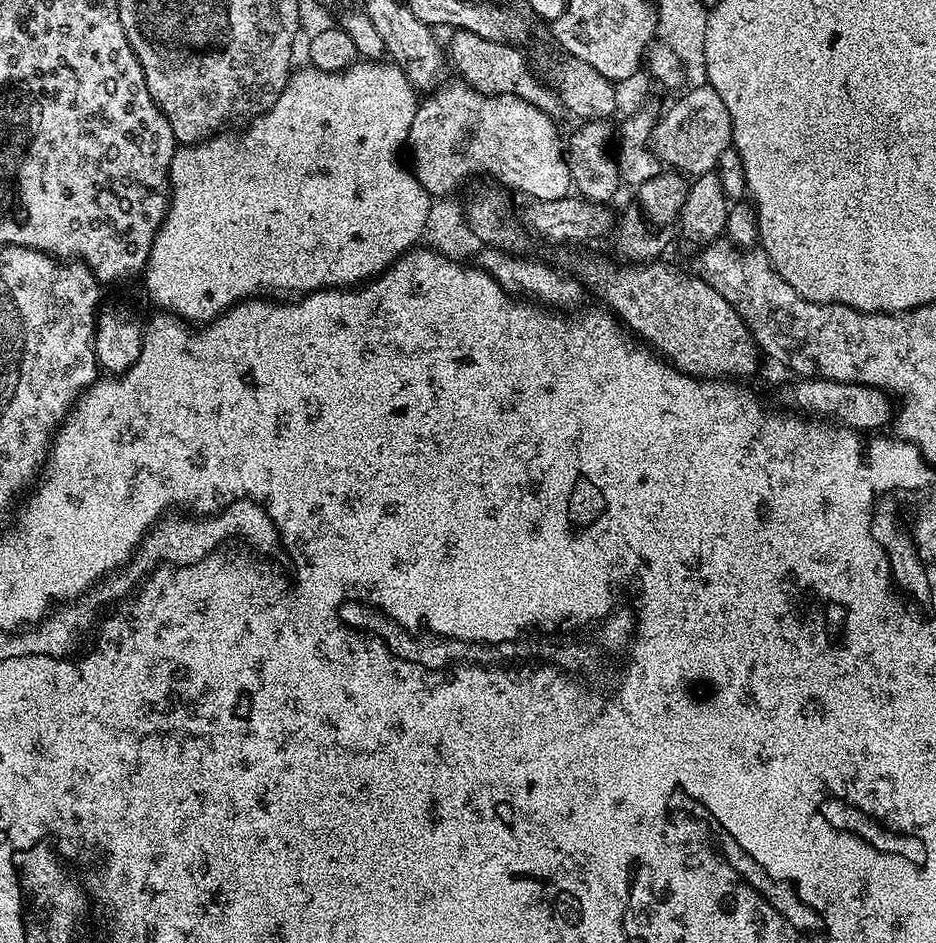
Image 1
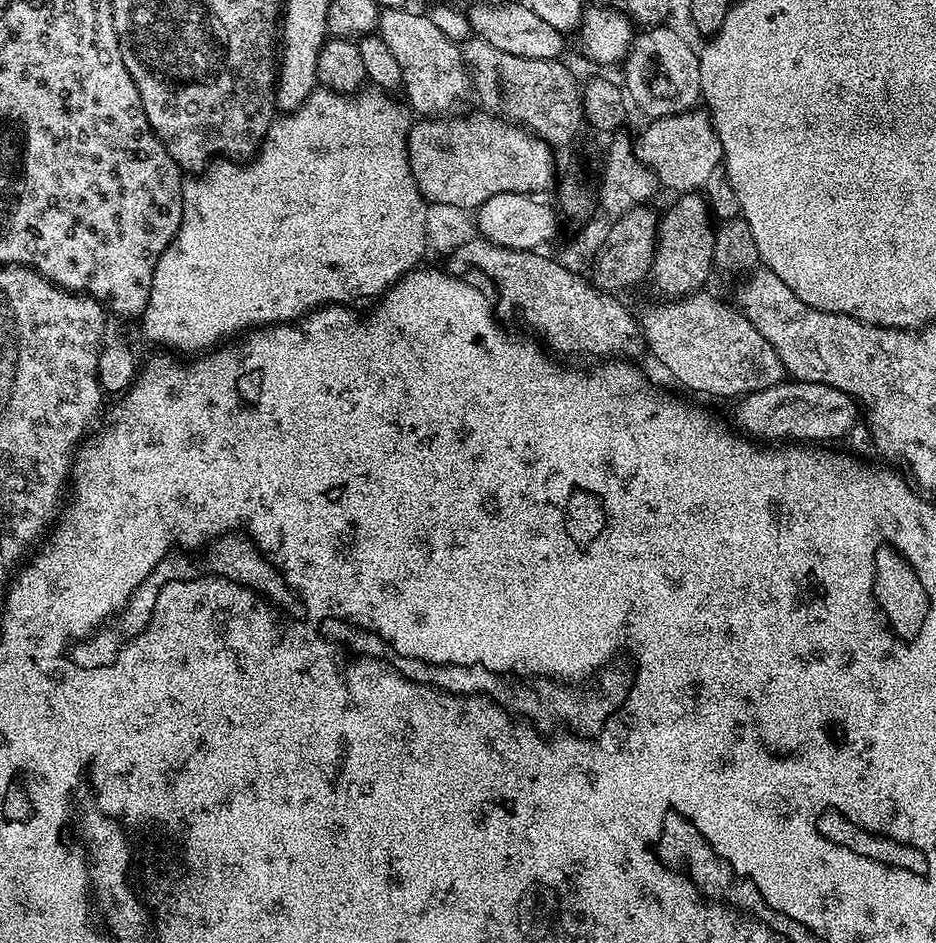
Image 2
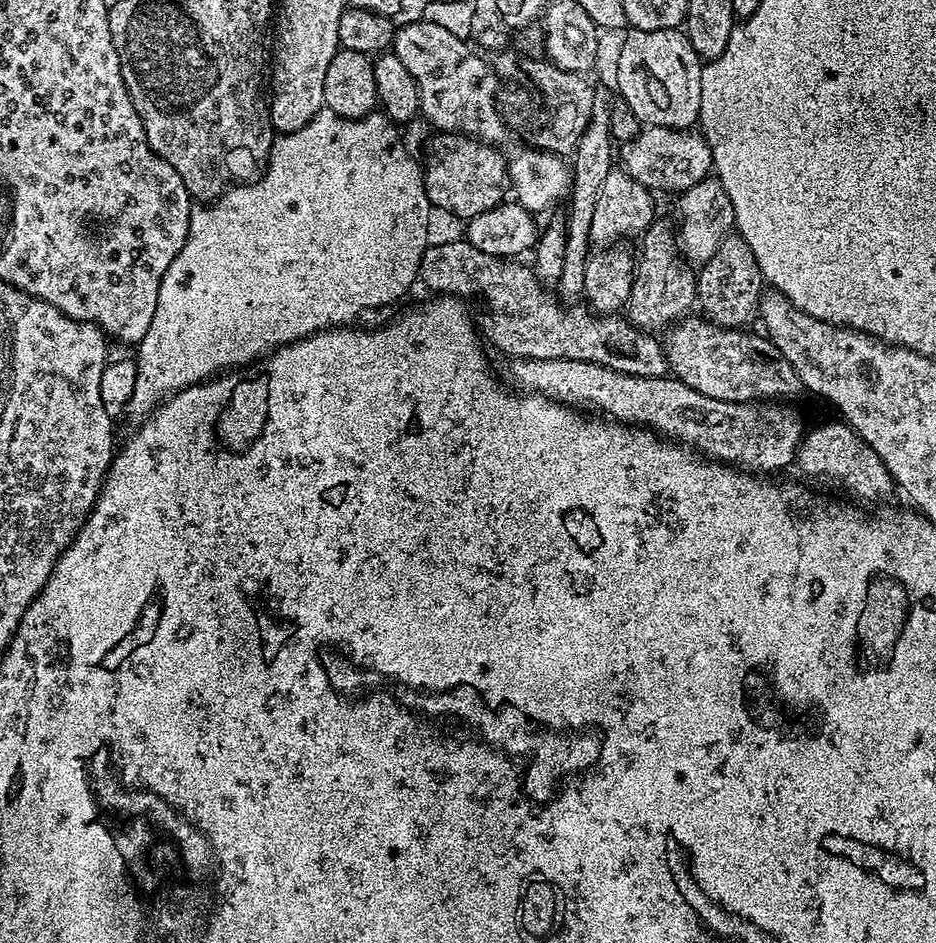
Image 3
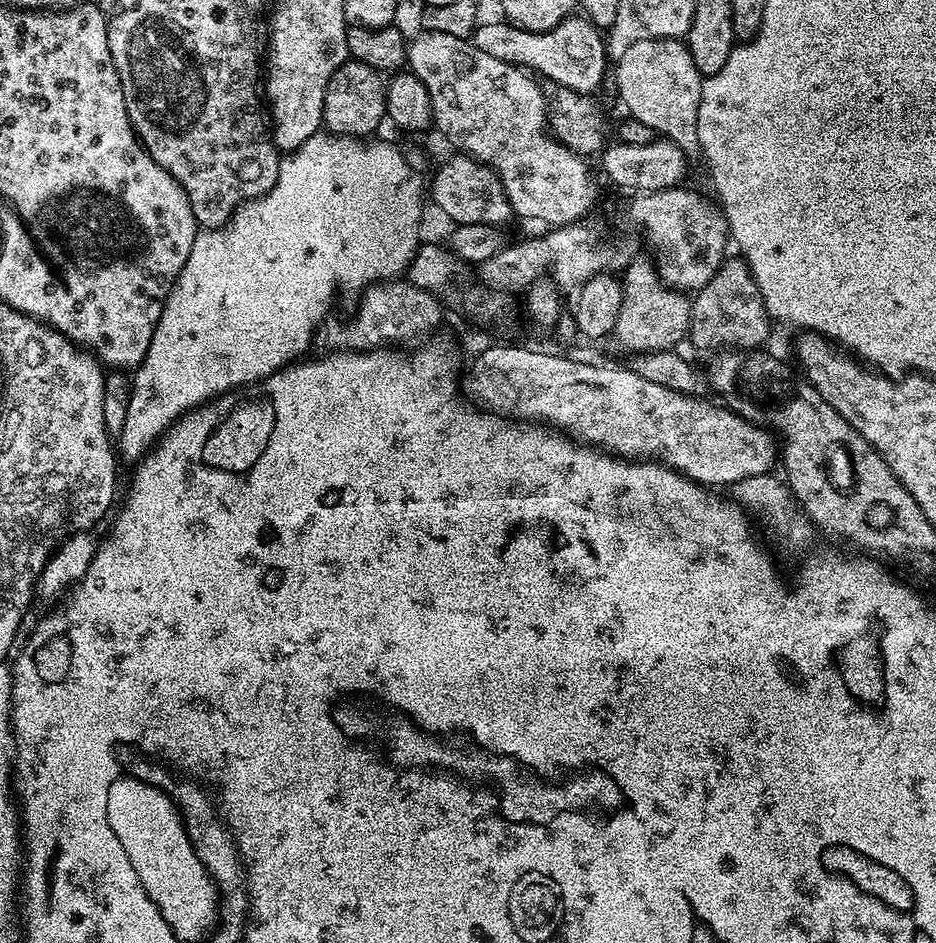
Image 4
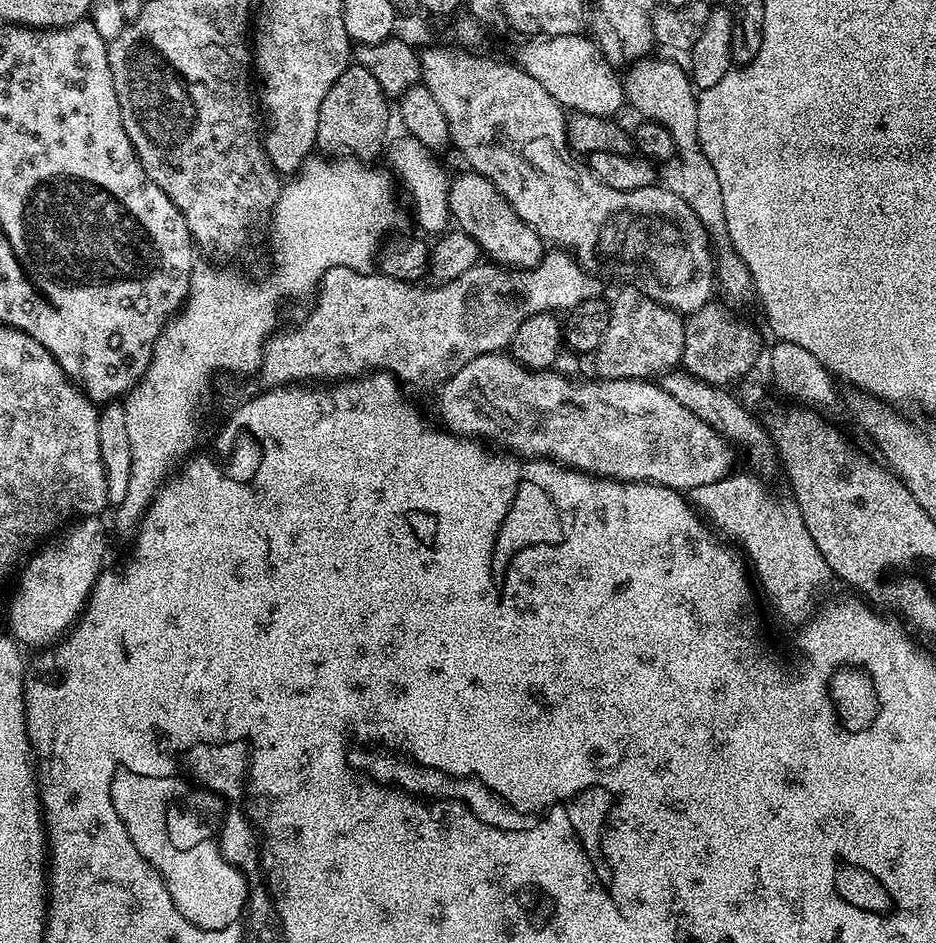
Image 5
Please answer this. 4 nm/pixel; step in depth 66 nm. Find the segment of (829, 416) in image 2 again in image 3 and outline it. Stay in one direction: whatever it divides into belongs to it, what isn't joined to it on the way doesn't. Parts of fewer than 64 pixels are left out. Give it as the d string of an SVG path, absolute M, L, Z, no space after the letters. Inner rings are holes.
M516 358L511 361L512 376L521 384L521 389L527 390L532 394L539 394L548 397L549 400L557 400L560 404L567 404L577 410L591 410L596 414L603 414L605 417L611 418L617 422L623 422L629 426L647 426L651 431L659 434L661 437L667 438L673 442L679 442L689 449L695 450L697 453L703 454L707 459L721 464L730 464L741 470L751 470L756 474L776 474L779 468L784 468L789 463L793 463L796 450L800 447L800 442L804 438L806 431L806 423L798 413L792 409L793 405L788 402L753 402L751 404L743 404L742 402L722 402L722 398L706 398L706 394L698 394L698 390L694 390L690 386L686 386L678 379L671 375L667 376L631 376L630 374L622 374L610 370L606 366L598 366L590 362L582 362L581 360L530 360L527 358Z

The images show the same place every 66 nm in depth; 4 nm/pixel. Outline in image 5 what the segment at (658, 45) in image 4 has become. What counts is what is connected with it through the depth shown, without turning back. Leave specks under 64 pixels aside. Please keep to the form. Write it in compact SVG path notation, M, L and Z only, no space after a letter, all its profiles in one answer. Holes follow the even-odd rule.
M640 60L623 77L625 99L631 106L647 121L660 123L670 131L674 138L675 148L677 150L676 162L679 165L676 168L676 178L667 180L666 186L672 193L678 194L680 198L694 211L696 217L702 222L704 228L709 234L709 239L715 244L728 244L728 227L725 220L725 207L723 205L722 186L719 185L718 174L711 166L709 159L697 138L697 93L691 81L691 77L676 64L668 60Z

